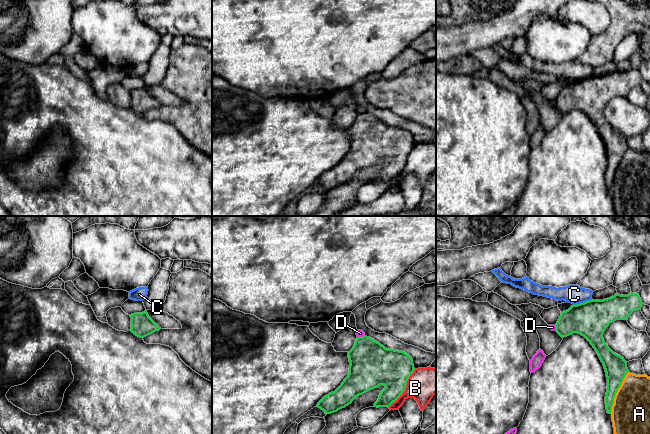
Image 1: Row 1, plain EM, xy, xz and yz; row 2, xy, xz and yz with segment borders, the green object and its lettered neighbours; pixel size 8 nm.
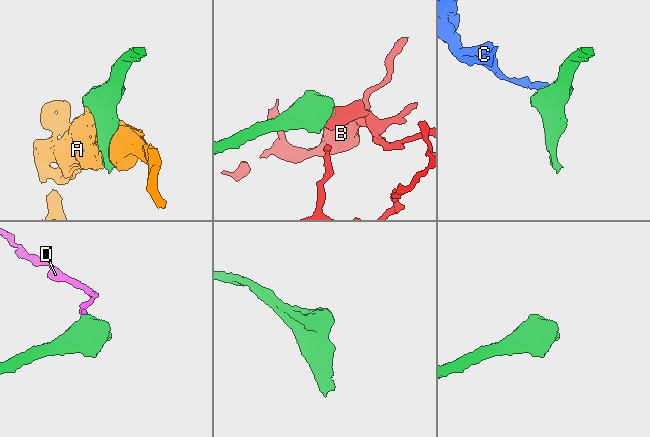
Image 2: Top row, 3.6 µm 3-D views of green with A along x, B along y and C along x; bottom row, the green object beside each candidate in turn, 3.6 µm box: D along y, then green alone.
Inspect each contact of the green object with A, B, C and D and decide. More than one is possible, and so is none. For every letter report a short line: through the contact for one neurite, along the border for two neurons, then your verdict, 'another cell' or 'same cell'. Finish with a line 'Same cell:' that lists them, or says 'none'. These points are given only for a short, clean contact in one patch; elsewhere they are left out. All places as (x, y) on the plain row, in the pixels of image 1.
A: another cell
B: line xz (415, 145), (409, 153), (404, 167), (388, 183); another cell
C: line yz (592, 75), (573, 81); another cell
D: line xz (364, 111), (357, 113); another cell
Same cell: none

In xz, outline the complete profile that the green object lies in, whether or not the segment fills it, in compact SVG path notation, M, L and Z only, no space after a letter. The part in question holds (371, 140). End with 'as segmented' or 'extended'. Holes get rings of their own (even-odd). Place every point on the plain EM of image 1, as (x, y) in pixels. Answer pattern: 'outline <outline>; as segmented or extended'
outline M357 113L348 128L349 150L334 167L324 172L317 183L331 190L345 184L359 171L384 161L374 183L389 183L404 168L414 148L412 133L399 126L387 125L374 115Z; as segmented

